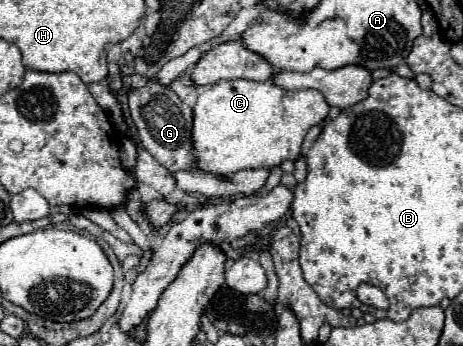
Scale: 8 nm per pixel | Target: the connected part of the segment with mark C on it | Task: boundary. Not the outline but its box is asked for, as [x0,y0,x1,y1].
[192,81,328,177]

